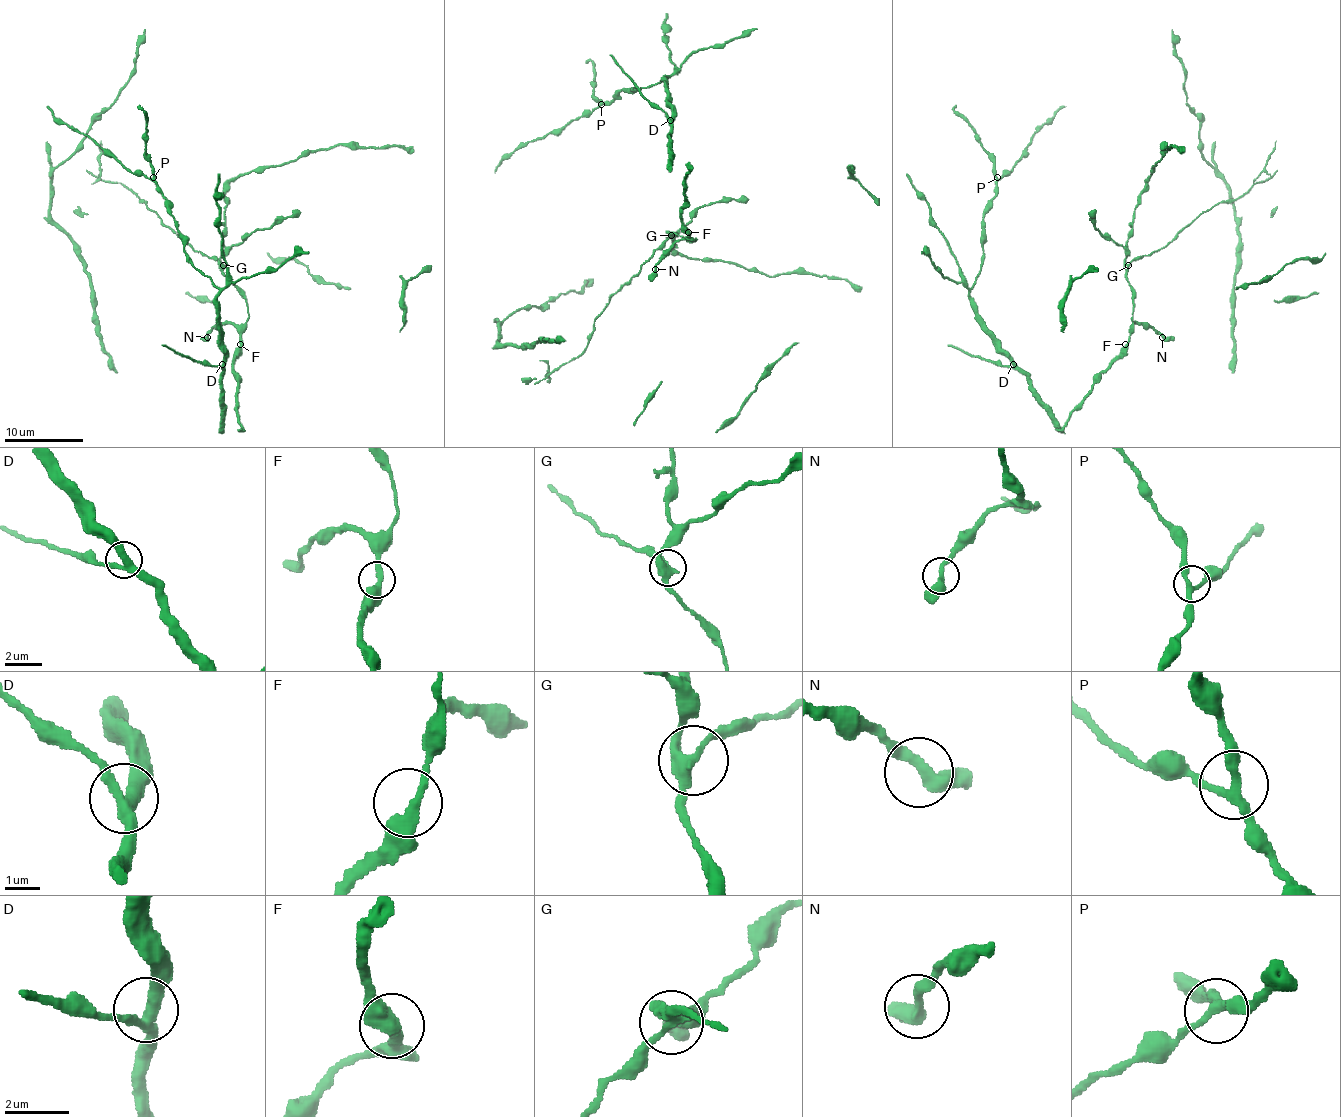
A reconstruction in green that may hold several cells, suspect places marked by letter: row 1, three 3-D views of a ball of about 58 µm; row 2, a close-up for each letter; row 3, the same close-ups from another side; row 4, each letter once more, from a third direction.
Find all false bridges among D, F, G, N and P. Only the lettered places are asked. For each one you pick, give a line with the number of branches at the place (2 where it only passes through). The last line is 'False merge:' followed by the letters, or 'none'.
G: 3 branches meet
False merge: G

